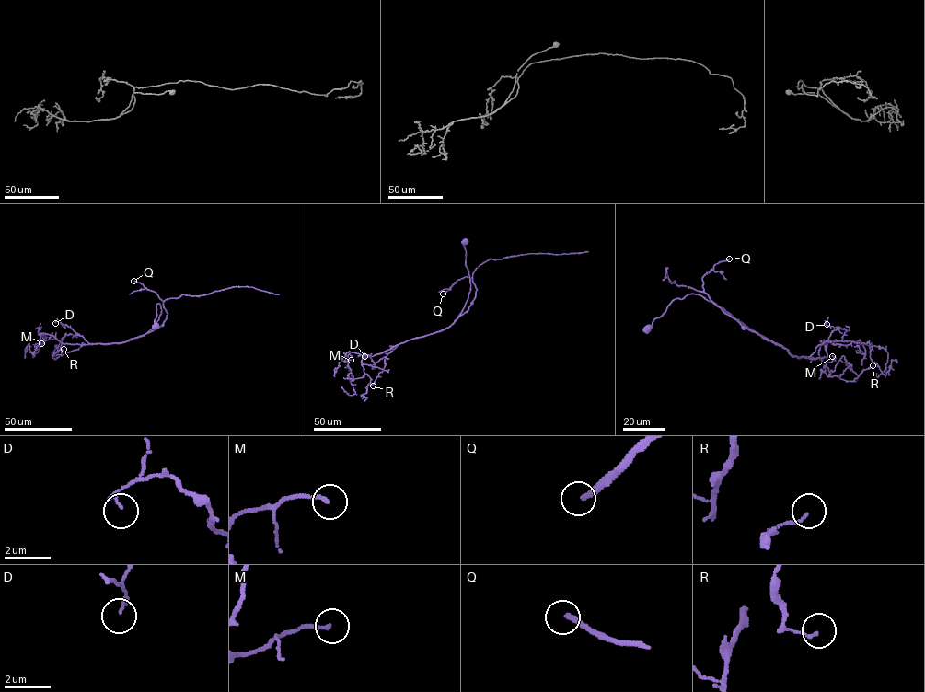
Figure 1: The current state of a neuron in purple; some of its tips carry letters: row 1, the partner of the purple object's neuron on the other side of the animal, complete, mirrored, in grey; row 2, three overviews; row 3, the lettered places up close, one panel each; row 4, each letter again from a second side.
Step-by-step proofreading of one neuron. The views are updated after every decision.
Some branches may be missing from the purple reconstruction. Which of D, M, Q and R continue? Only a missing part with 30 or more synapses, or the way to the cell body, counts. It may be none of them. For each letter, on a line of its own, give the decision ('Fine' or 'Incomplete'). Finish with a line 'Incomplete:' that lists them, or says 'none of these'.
D: Fine
M: Fine
Q: Incomplete
R: Fine
Incomplete: Q

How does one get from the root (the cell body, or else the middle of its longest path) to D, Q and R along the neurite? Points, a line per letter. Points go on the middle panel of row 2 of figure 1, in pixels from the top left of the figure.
D: (465, 241), (470, 291), (456, 320), (440, 330), (398, 343), (375, 363), (369, 355), (364, 356)
Q: (465, 241), (470, 291), (457, 317), (468, 309), (474, 298), (477, 288), (469, 277), (458, 279), (443, 294)
R: (465, 241), (470, 287), (459, 315), (440, 330), (371, 356), (364, 354), (362, 364), (373, 386)

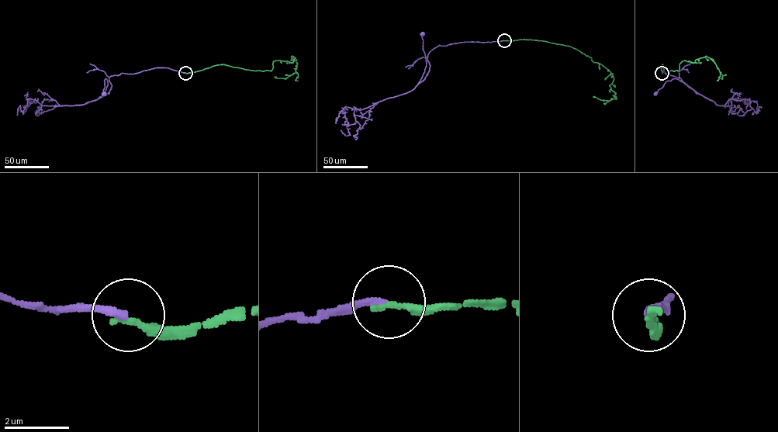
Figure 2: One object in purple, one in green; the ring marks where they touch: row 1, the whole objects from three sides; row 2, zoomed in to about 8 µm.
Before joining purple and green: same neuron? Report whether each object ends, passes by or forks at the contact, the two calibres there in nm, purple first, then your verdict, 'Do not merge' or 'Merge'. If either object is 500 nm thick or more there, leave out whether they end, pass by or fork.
At the ring purple ends. At the ring green ends. Thickness 220 nm (purple) against 200 nm. Merge

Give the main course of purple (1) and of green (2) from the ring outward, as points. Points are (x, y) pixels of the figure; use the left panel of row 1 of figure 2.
1: (185, 73), (157, 67), (122, 73), (109, 77), (111, 88), (99, 98), (108, 84), (105, 80), (104, 94)
2: (185, 73), (220, 64), (271, 70), (274, 60), (295, 58), (291, 57), (295, 72), (274, 77)

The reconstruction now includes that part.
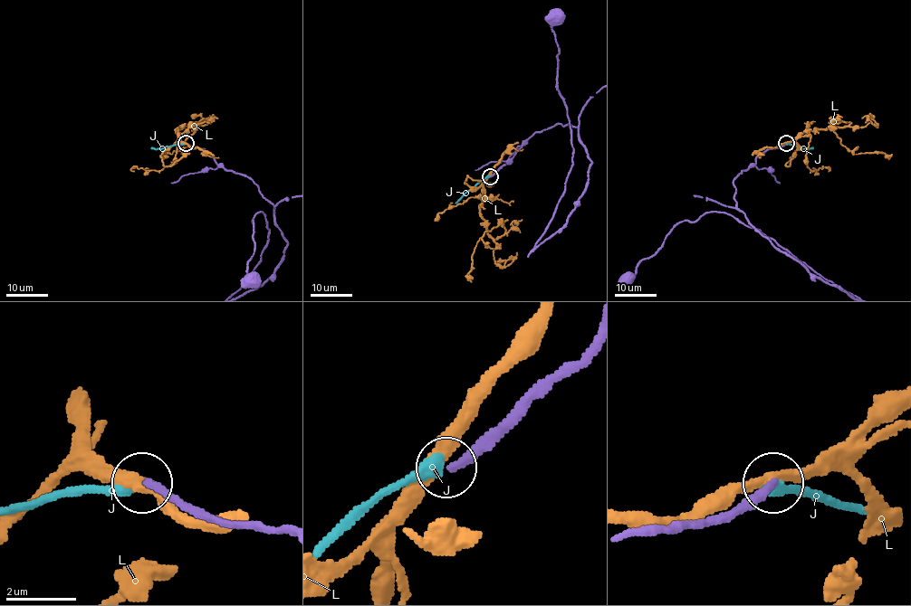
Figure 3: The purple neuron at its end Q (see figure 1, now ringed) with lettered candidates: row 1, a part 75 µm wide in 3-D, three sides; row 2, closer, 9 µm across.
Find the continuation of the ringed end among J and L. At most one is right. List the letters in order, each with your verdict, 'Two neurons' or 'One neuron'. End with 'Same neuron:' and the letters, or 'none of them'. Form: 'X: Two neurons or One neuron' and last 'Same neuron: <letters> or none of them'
J: Two neurons
L: Two neurons
Same neuron: none of them

